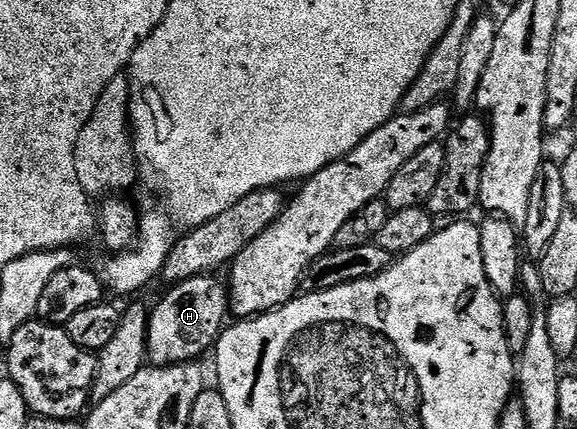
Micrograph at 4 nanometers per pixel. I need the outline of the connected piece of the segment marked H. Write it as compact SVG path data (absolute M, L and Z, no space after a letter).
M202 274L174 283L168 290L171 291L149 310L148 359L157 366L195 362L214 347L225 329L226 318L229 318L228 283L215 274Z

